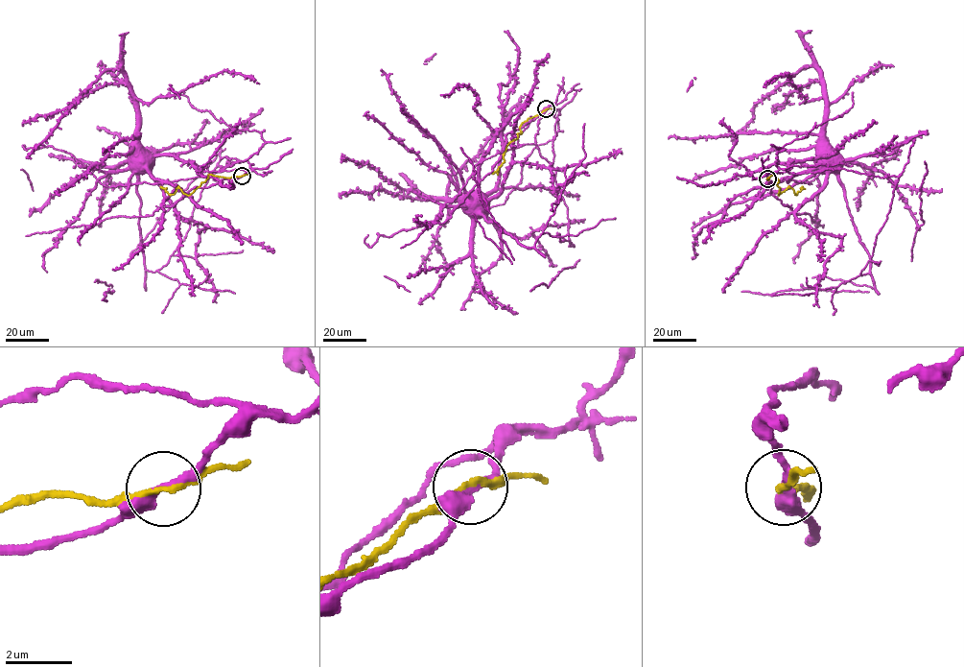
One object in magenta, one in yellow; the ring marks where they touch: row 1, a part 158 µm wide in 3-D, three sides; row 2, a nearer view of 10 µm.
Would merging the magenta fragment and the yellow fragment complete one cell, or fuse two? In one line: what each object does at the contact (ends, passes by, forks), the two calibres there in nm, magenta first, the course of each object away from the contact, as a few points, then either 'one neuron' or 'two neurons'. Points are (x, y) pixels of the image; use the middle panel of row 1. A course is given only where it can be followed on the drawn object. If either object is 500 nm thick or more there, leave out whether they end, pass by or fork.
magenta passes by; yellow passes by; calibres 320 and 170 nm; course magenta (546, 109), (507, 132), (503, 154), (492, 171), (450, 218), (432, 224), (442, 205), (466, 205), (474, 193); course yellow (546, 109), (521, 124), (521, 133), (518, 132), (517, 138), (505, 147), (504, 160), (492, 174); two neurons

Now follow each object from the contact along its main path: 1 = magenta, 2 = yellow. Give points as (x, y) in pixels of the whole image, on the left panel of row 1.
1: (242, 176), (194, 187), (152, 215), (69, 226), (97, 181), (142, 166)
2: (242, 176), (208, 174), (204, 182), (188, 195), (178, 187), (169, 194), (160, 186)

